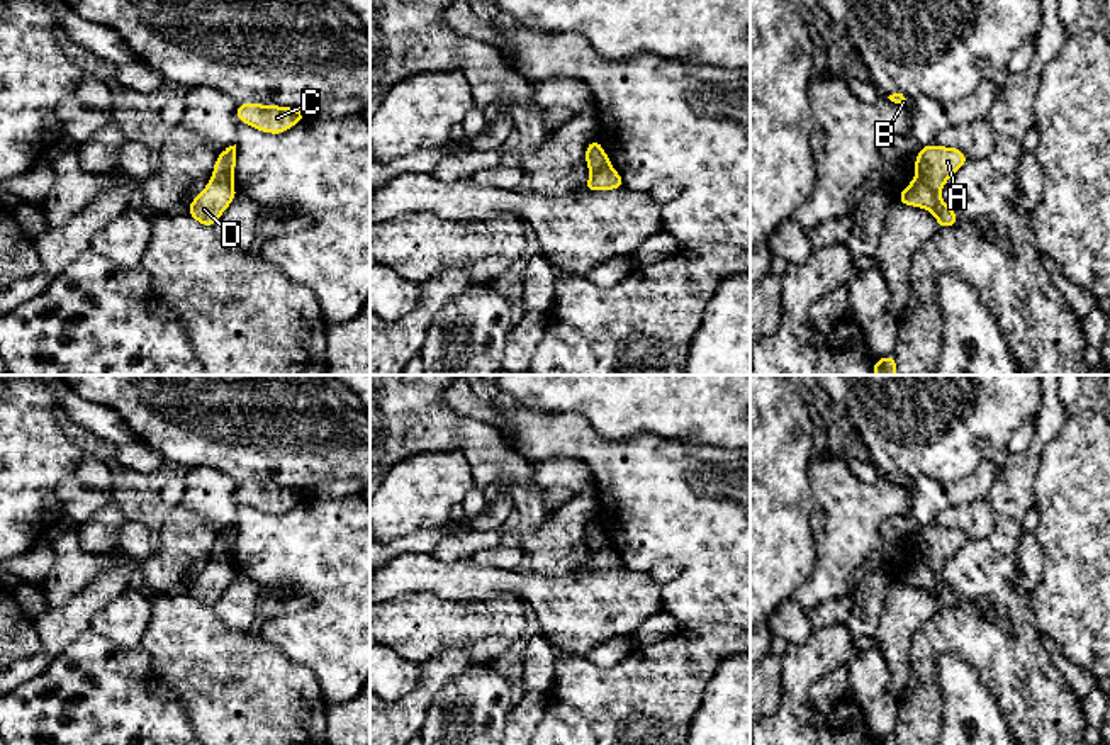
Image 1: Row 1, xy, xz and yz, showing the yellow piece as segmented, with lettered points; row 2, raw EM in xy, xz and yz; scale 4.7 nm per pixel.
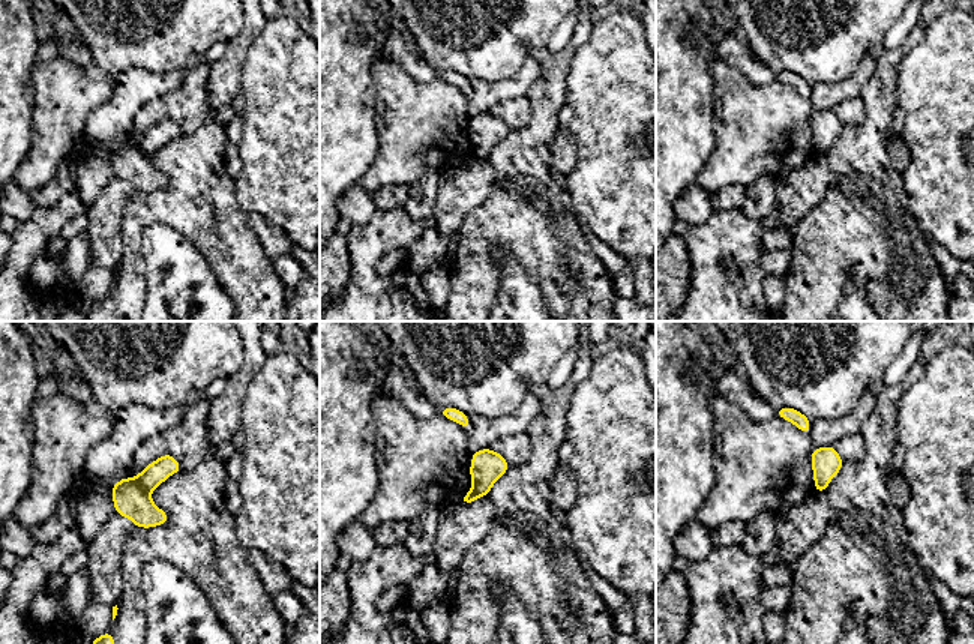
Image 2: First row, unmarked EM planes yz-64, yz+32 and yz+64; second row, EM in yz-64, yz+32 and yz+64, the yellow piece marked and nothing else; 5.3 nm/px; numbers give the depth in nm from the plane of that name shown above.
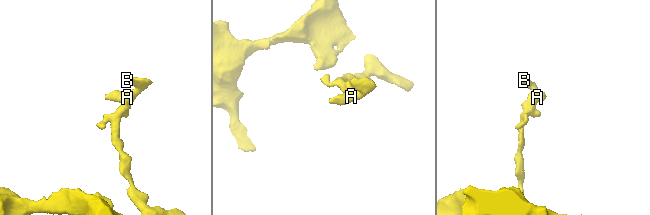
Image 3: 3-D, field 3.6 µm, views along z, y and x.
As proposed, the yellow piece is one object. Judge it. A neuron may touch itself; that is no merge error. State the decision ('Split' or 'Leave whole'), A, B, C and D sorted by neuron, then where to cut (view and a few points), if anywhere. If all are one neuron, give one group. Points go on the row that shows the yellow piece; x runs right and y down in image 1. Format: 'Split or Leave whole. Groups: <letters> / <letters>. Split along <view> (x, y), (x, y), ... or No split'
Split. Groups: A B C / D. Split along yz (917, 175), (939, 194)

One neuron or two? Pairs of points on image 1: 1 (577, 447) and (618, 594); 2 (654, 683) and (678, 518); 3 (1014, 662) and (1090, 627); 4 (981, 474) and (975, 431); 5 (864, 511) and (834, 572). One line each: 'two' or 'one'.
1: two
2: two
3: two
4: two
5: one

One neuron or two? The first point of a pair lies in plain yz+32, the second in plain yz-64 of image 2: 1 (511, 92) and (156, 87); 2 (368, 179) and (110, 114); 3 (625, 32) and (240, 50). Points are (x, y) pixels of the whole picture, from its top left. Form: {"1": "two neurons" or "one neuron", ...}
{"1": "one neuron", "2": "two neurons", "3": "two neurons"}

